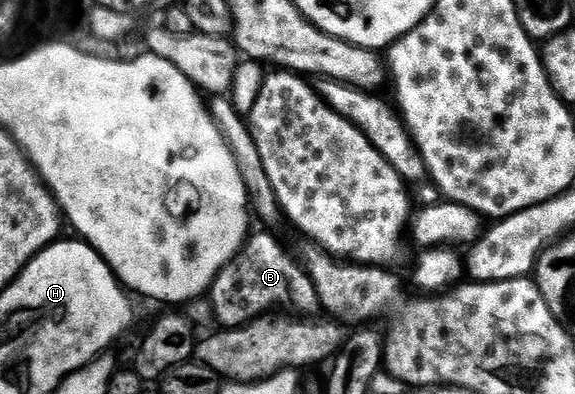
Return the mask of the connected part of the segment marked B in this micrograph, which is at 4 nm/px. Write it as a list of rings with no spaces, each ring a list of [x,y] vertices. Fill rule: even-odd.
[[[250,234],[245,243],[241,246],[237,256],[221,270],[213,279],[213,285],[207,292],[207,299],[213,302],[213,315],[218,319],[222,328],[241,327],[244,323],[257,318],[258,315],[268,312],[276,303],[290,303],[298,307],[298,312],[313,313],[318,310],[317,294],[311,277],[305,271],[304,266],[296,258],[293,259],[285,252],[285,247],[273,235]]]

